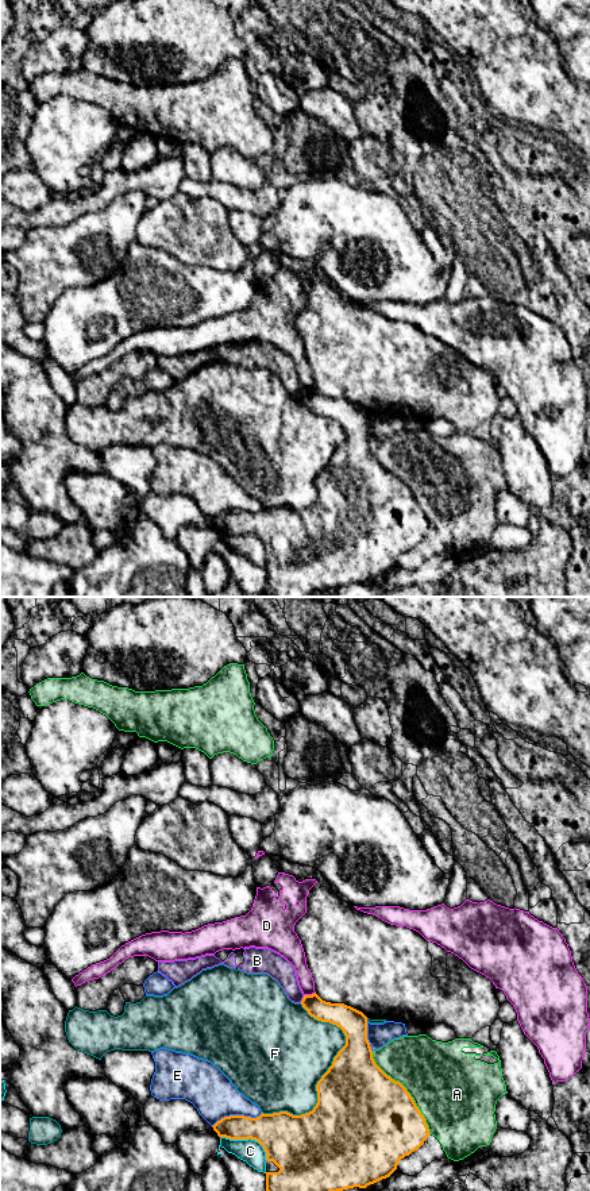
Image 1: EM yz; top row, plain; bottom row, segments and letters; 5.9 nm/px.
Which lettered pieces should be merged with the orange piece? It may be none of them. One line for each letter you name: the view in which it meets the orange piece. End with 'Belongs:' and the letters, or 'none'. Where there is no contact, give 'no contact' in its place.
Belongs: none

